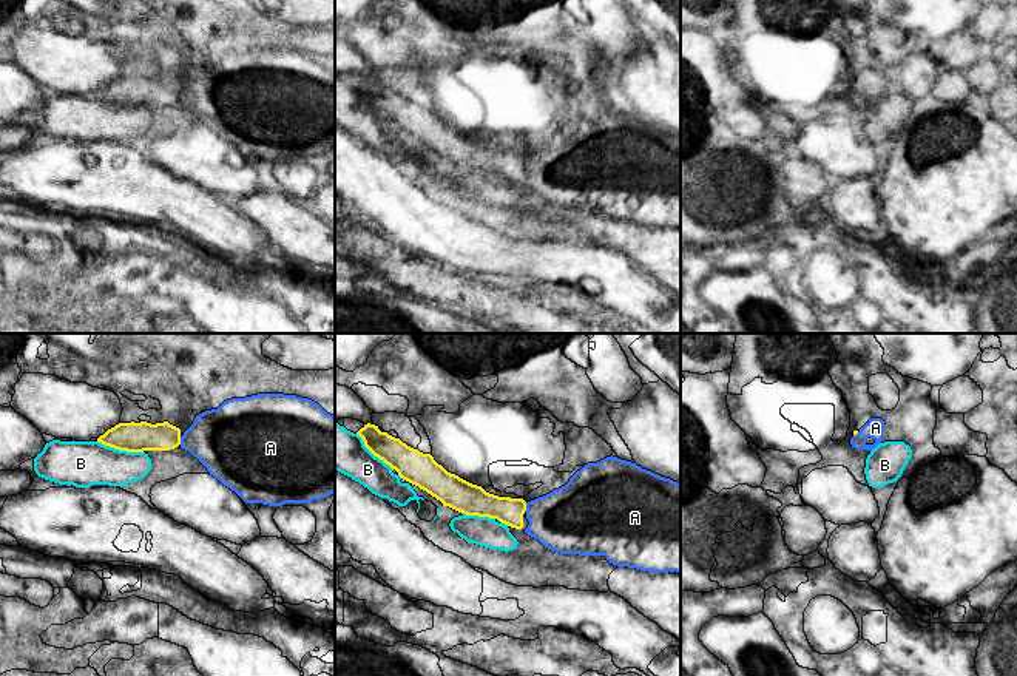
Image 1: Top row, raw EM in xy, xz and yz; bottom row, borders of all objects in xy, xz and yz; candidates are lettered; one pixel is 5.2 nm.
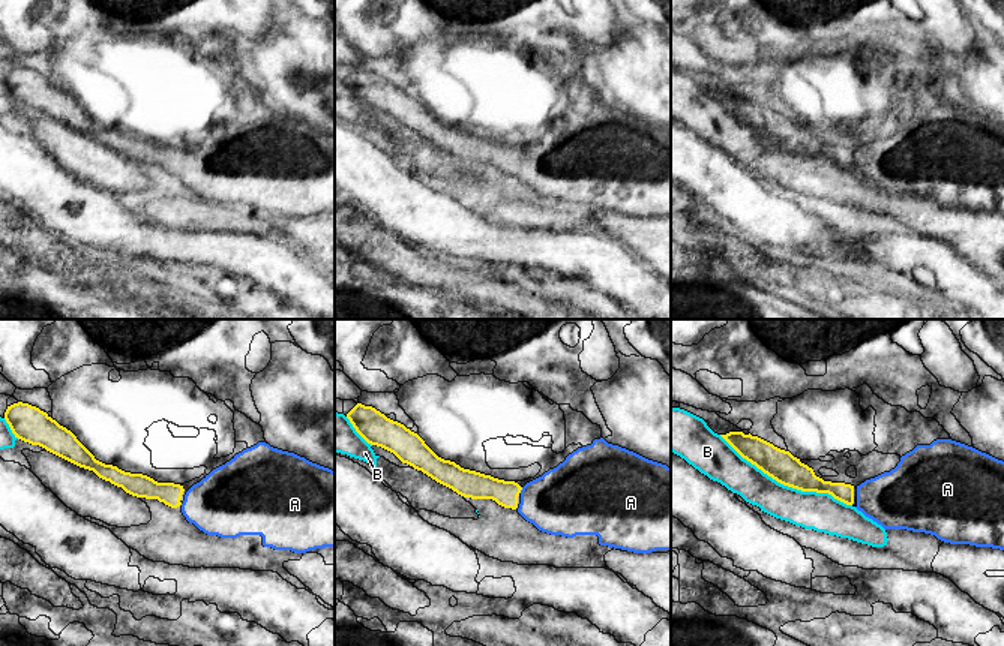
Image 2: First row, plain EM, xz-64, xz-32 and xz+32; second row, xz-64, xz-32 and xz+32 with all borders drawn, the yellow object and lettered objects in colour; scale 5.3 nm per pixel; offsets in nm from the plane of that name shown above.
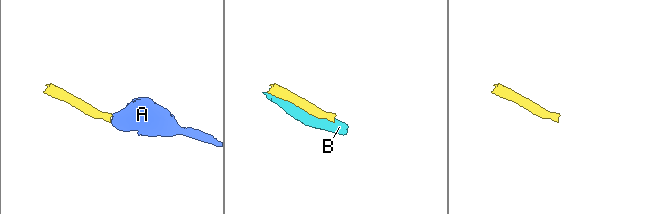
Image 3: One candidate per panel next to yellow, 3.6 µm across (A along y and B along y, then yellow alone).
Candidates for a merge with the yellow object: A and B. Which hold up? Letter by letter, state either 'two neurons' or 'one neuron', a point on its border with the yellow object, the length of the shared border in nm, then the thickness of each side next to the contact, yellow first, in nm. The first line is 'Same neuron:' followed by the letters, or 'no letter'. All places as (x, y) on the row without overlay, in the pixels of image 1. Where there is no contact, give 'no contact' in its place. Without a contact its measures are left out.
Same neuron: A
A: one neuron; meets yellow in xz at (525, 162); contact 50 nm long; 140 nm thick on the yellow side, 360 nm on the other
B: two neurons; meets yellow in xy at (121, 104); contact 240 nm long; 160 nm thick on the yellow side, 240 nm on the other

